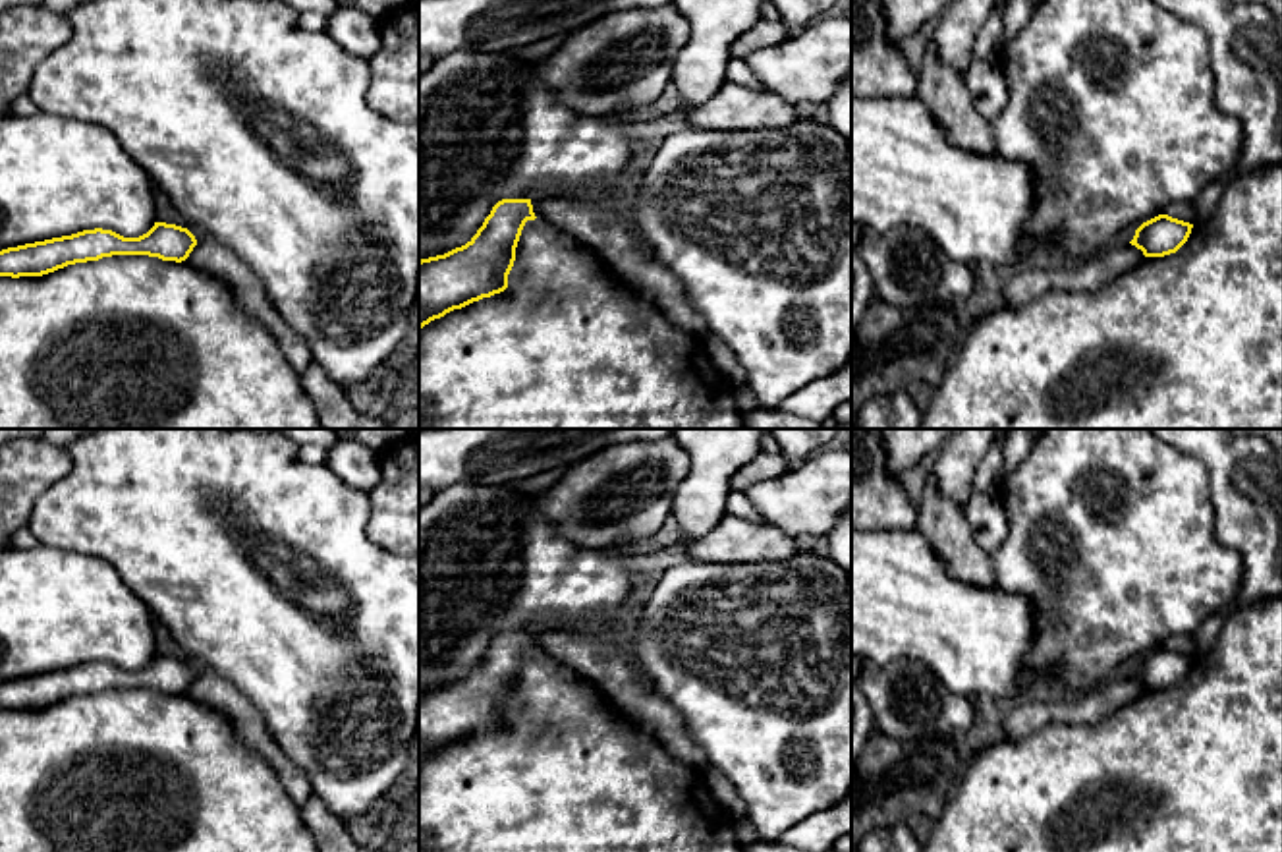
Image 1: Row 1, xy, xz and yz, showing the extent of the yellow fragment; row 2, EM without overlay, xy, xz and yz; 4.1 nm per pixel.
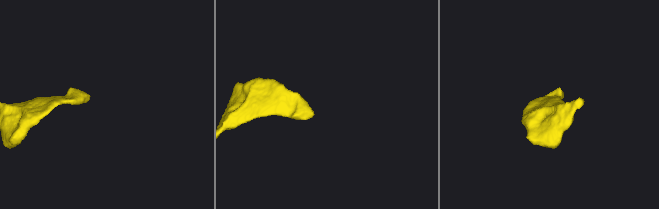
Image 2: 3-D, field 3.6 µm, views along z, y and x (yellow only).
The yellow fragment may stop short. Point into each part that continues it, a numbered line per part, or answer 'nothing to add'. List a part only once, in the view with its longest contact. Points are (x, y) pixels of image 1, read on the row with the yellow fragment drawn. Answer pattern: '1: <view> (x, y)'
nothing to add

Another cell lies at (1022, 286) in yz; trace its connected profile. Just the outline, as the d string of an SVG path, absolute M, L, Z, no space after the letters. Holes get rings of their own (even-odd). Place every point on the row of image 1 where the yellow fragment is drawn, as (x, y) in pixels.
M1131 243L1108 245L1085 263L1052 267L1035 263L1029 269L1010 272L1004 286L1006 307L1021 307L1050 290L1097 292L1147 257Z

